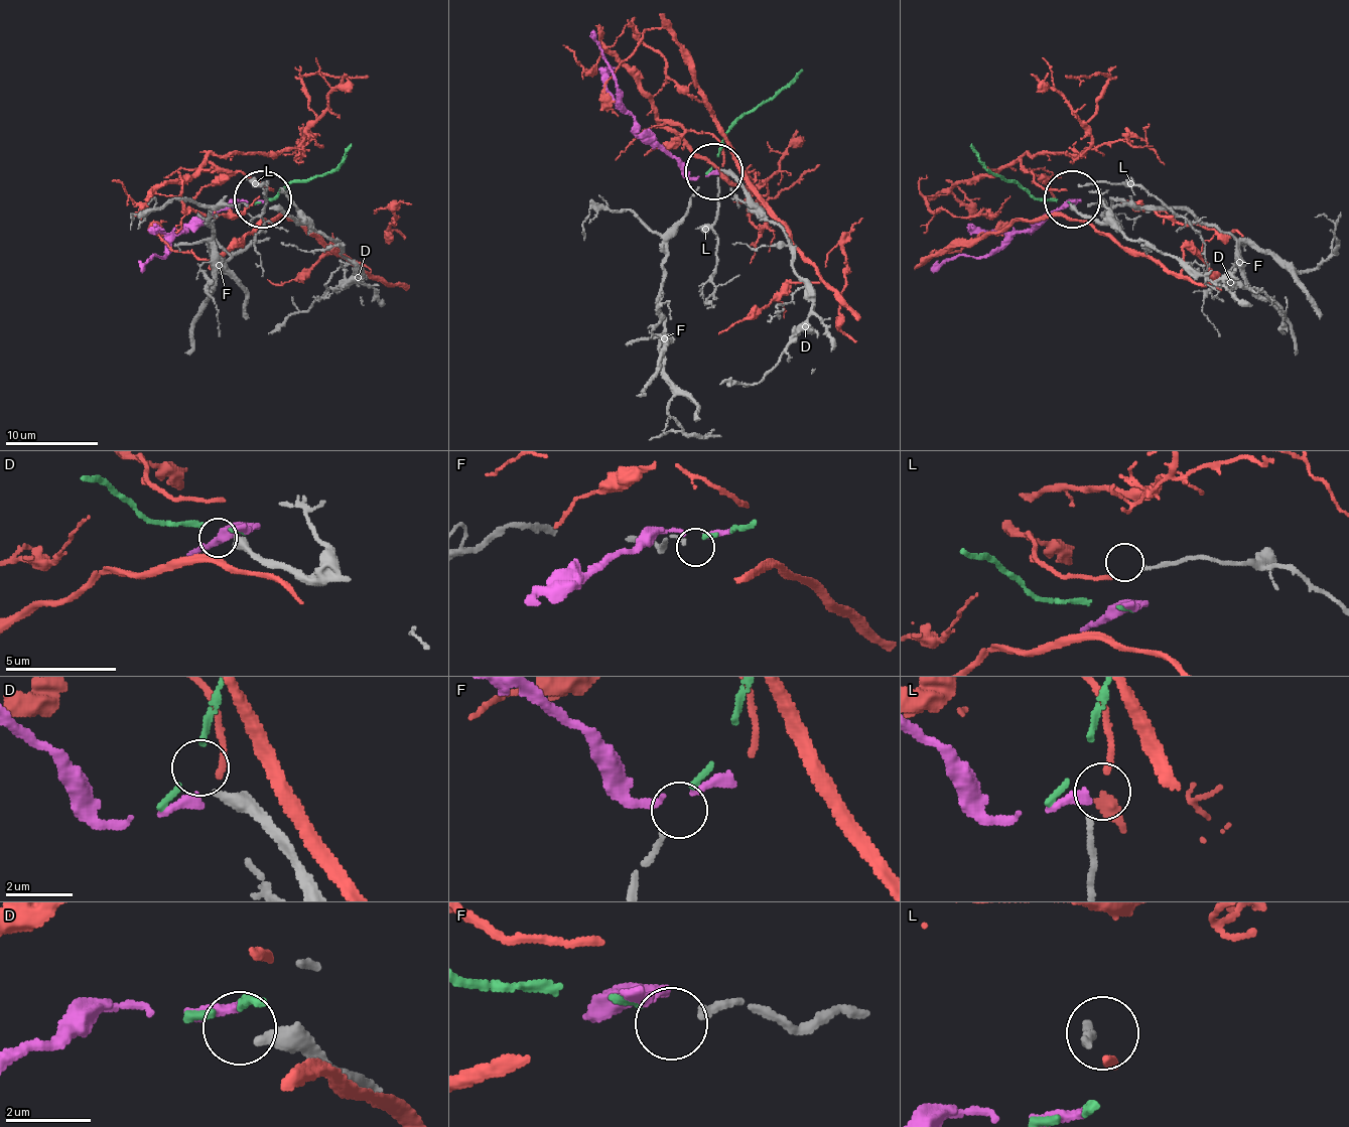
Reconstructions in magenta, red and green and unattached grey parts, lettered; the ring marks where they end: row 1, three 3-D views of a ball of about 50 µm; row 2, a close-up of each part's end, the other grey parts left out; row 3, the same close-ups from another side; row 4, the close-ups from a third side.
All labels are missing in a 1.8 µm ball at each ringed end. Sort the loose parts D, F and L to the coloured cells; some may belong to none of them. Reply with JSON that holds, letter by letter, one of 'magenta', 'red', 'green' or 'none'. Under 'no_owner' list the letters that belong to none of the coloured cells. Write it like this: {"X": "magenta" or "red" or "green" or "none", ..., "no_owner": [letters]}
{"D": "none", "F": "green", "L": "red", "no_owner": ["D"]}

